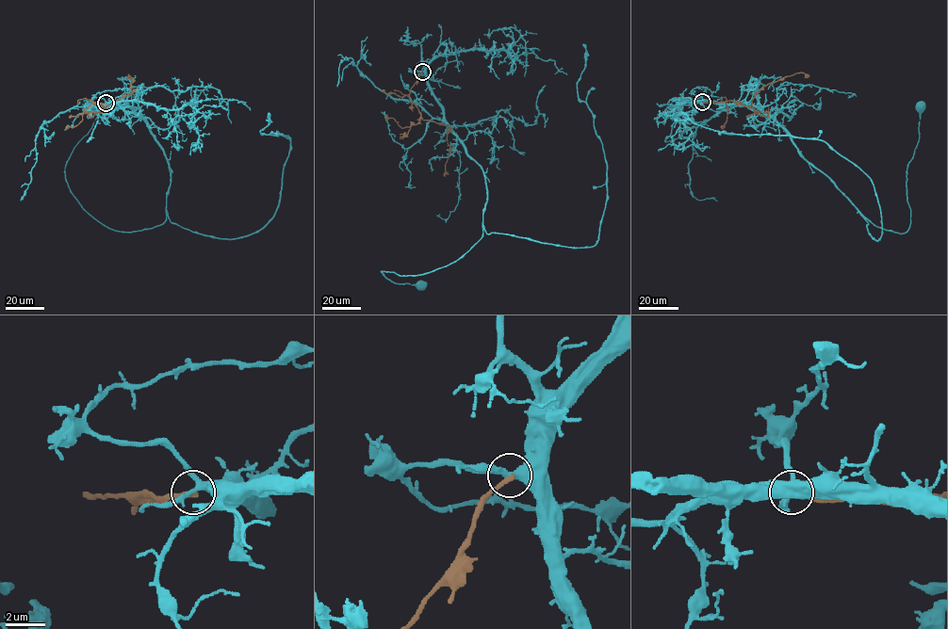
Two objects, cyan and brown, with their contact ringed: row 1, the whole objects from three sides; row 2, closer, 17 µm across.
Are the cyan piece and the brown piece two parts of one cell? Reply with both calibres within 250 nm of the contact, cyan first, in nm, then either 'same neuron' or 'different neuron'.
280 nm thick on the cyan side, 260 nm on the other; different neuron

